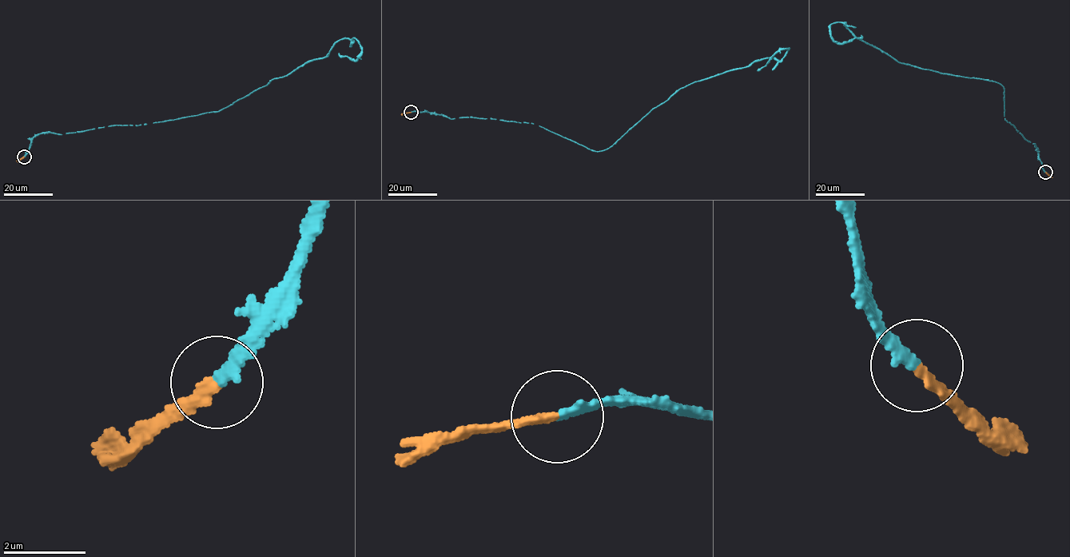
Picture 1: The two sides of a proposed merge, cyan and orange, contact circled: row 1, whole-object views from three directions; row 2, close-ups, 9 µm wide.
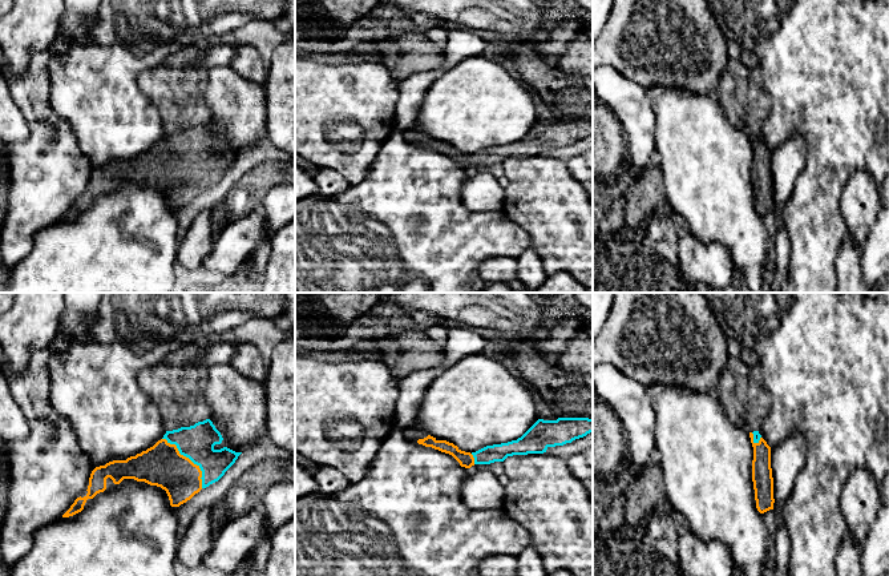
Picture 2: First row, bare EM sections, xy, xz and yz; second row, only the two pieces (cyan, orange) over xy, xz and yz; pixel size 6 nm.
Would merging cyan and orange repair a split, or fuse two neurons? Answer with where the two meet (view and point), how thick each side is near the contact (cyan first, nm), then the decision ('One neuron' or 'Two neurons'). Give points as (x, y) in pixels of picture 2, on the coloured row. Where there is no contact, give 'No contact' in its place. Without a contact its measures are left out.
Touches cyan at xy (189, 458). Thickness 220 nm (cyan) against 260 nm. One neuron

